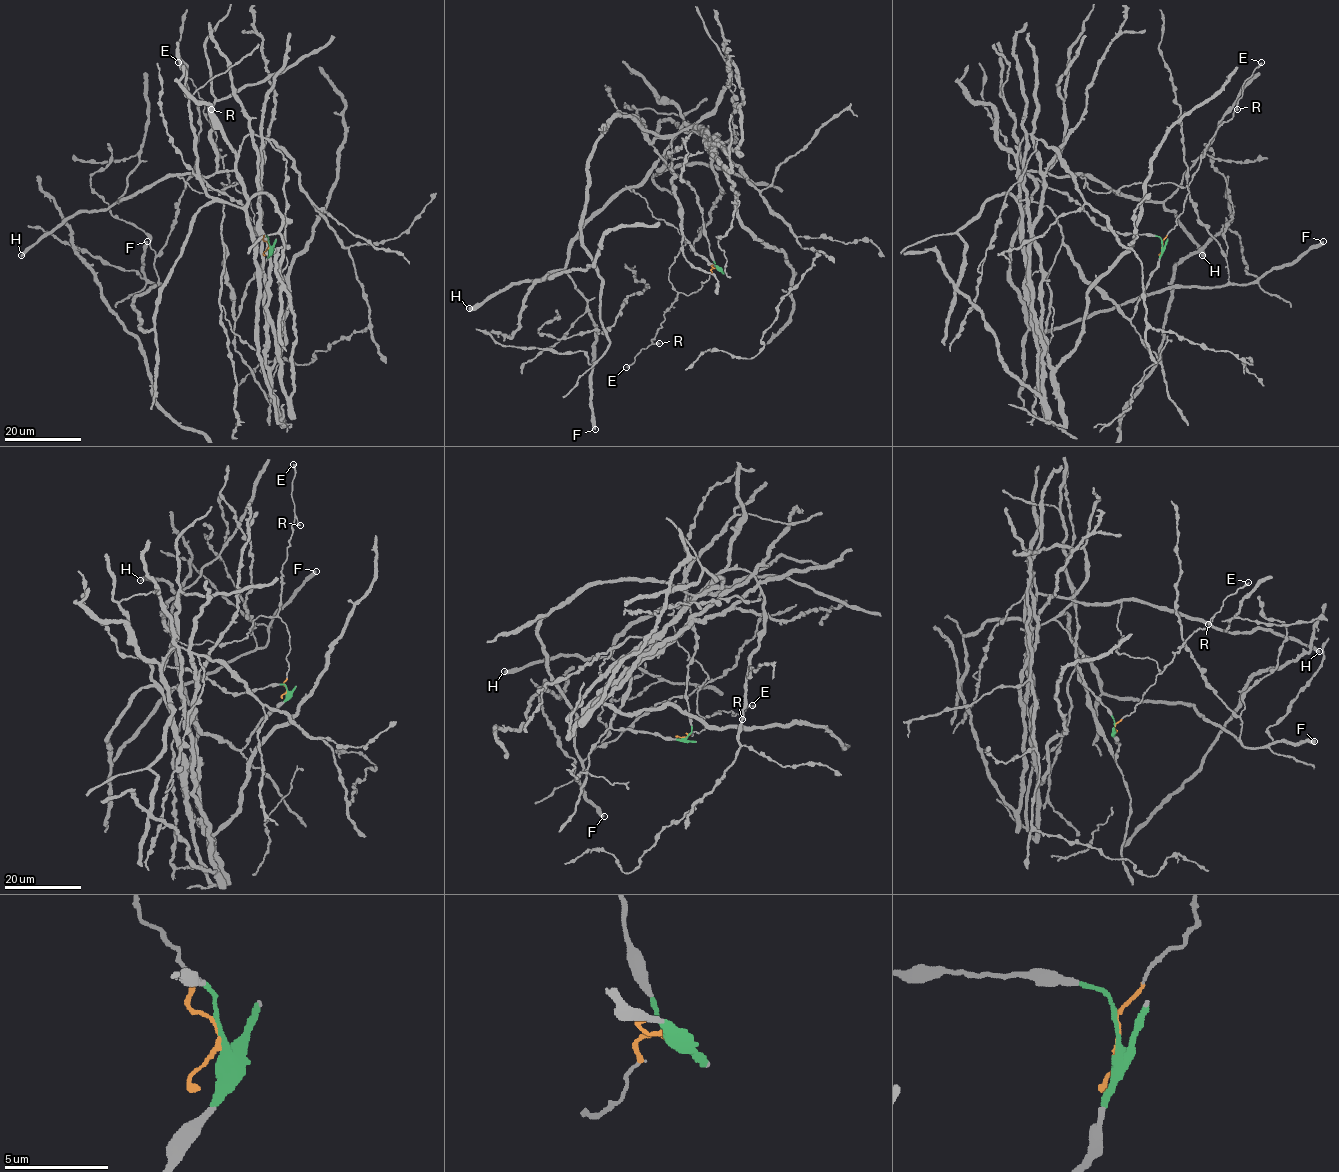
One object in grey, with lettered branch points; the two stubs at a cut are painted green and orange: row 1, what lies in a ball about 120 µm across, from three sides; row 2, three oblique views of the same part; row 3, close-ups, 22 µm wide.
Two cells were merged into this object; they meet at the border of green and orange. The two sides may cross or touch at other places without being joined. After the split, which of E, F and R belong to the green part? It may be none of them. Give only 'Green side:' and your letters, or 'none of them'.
Green side: F

